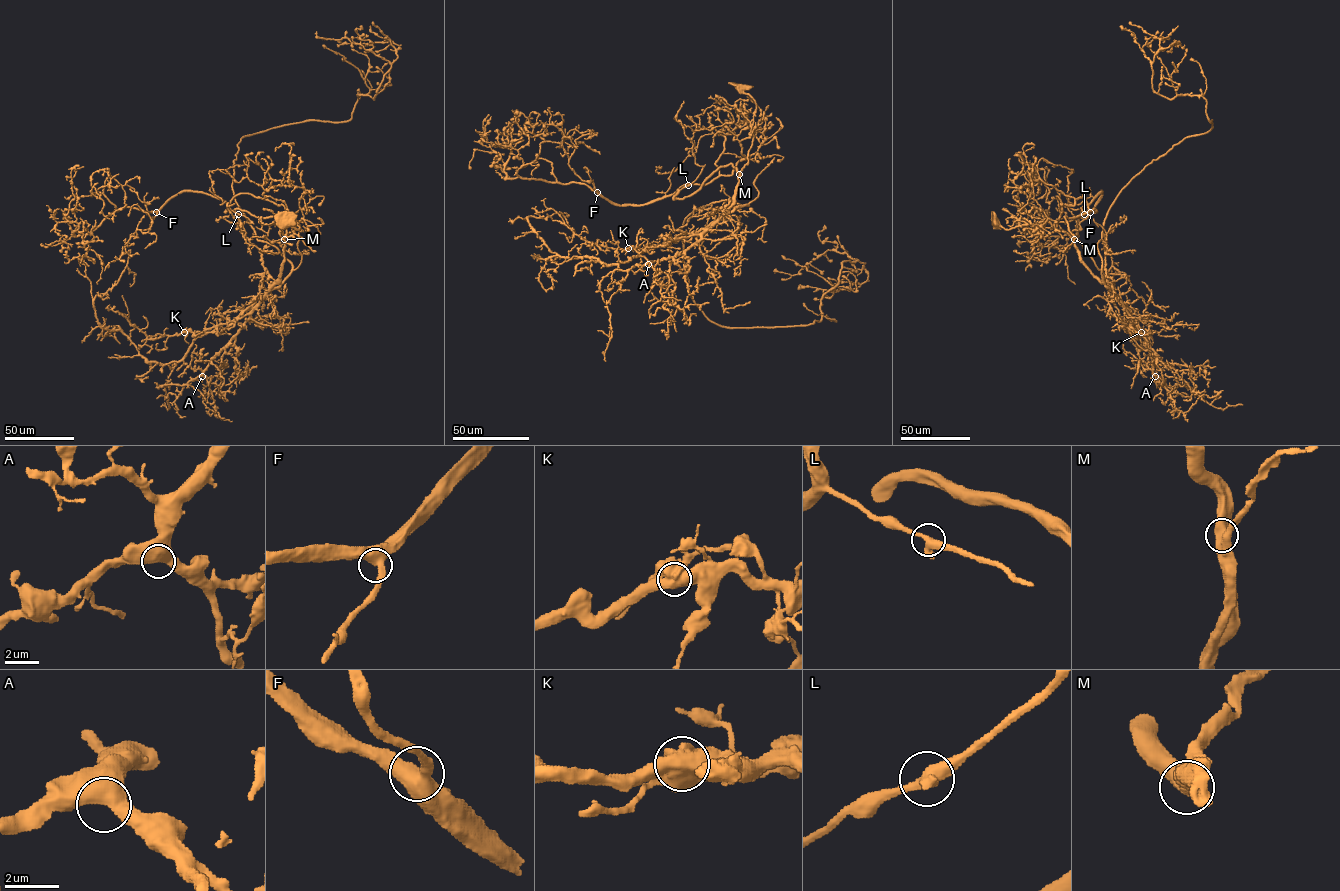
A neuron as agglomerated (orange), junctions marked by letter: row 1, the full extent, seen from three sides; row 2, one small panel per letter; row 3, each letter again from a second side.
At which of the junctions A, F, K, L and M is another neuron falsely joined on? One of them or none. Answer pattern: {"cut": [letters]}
{"cut": ["K"]}

